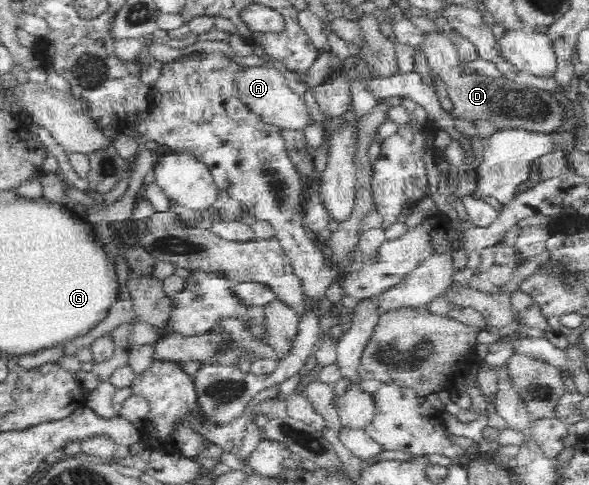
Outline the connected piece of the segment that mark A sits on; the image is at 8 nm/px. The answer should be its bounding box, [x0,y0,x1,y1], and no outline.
[231,65,311,129]

